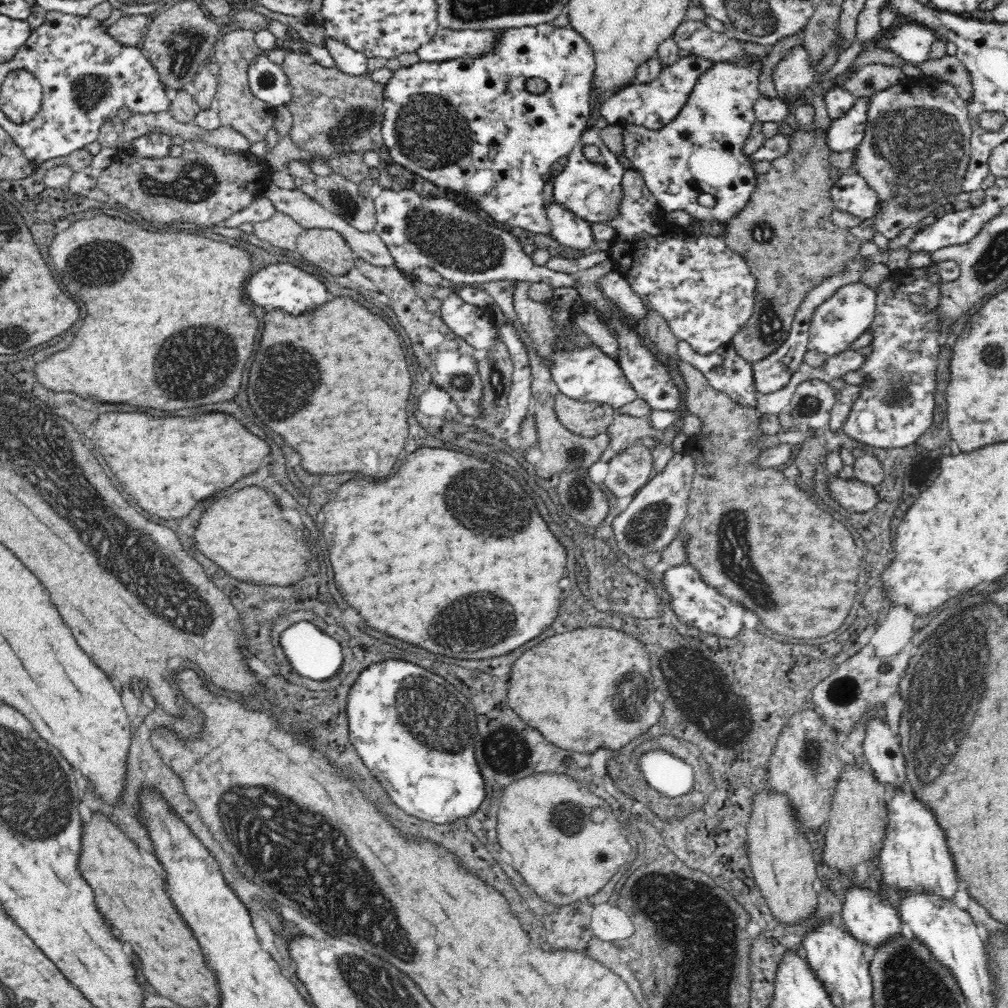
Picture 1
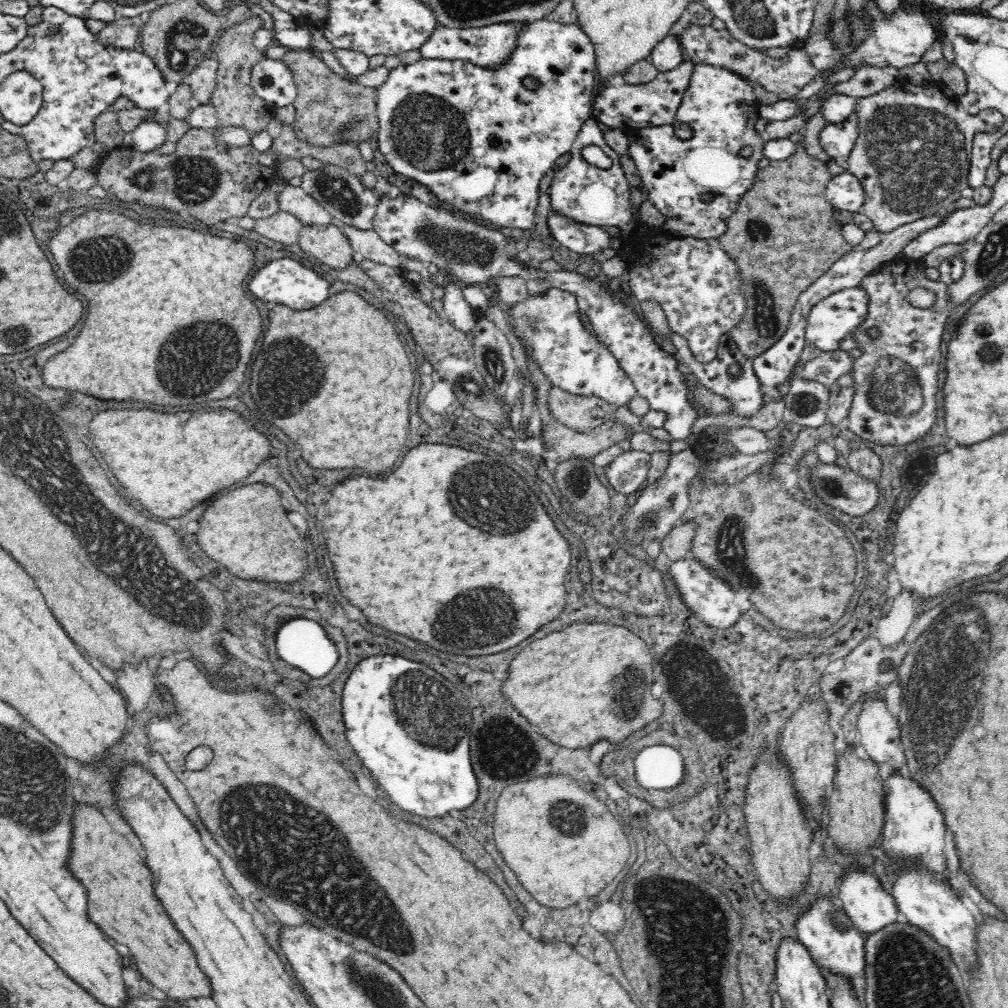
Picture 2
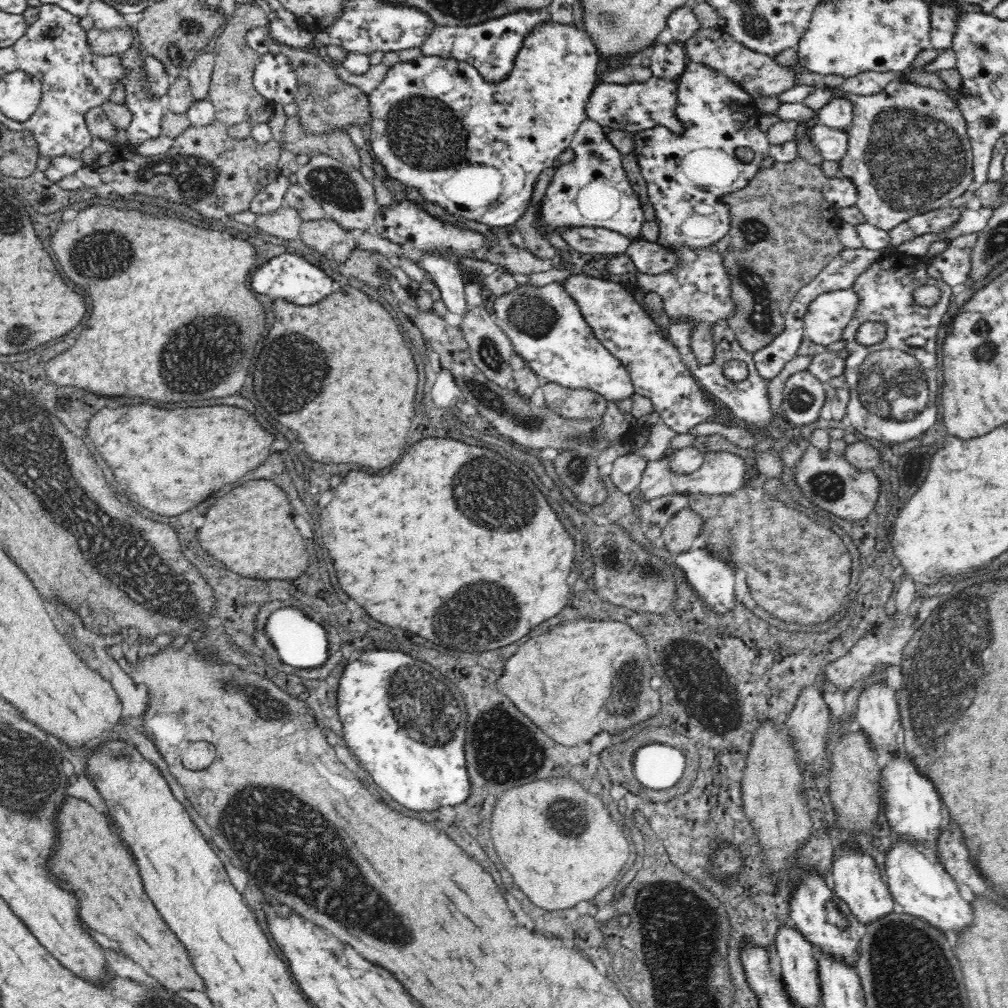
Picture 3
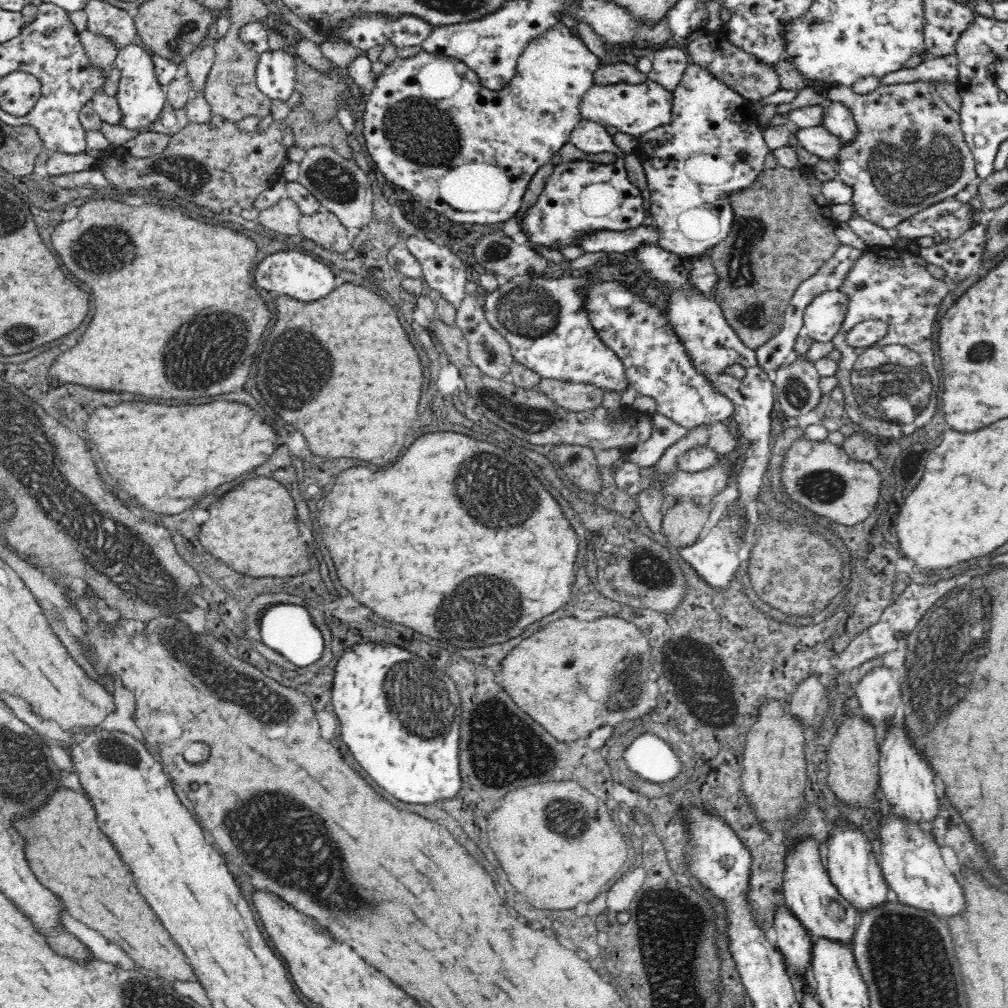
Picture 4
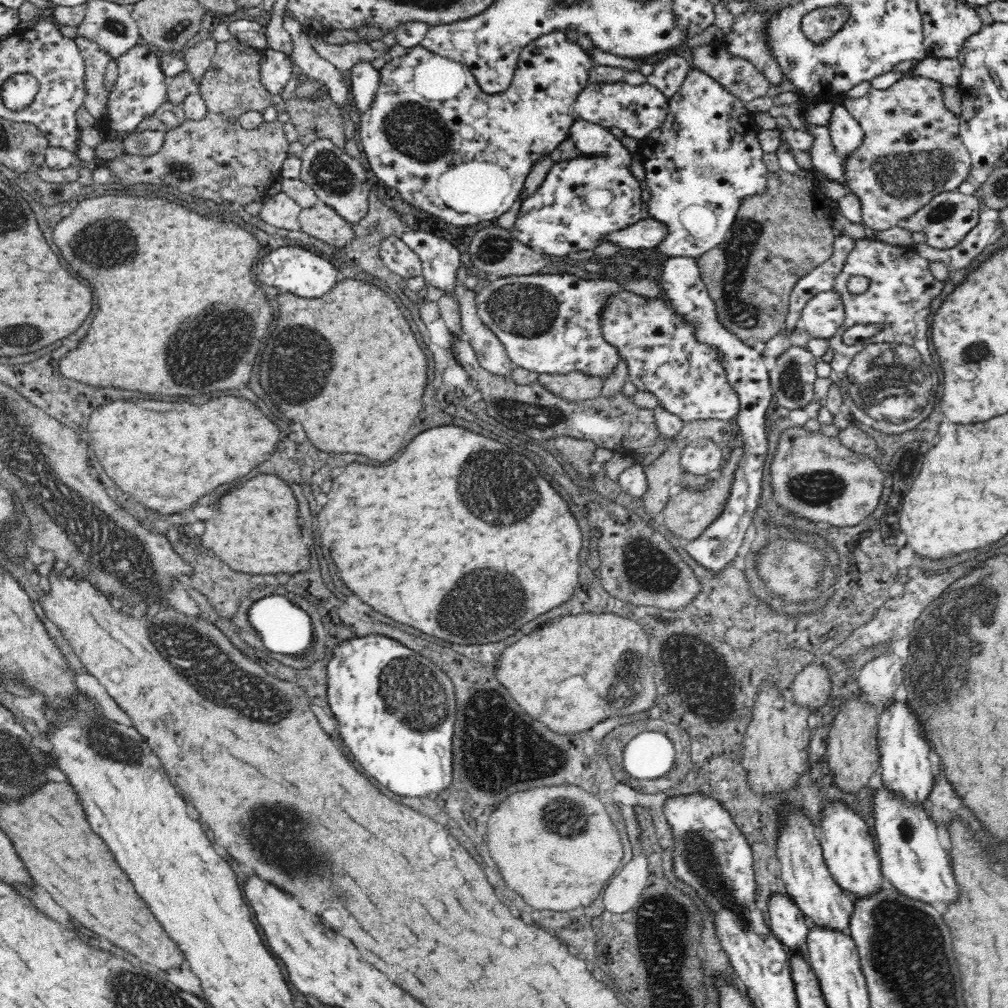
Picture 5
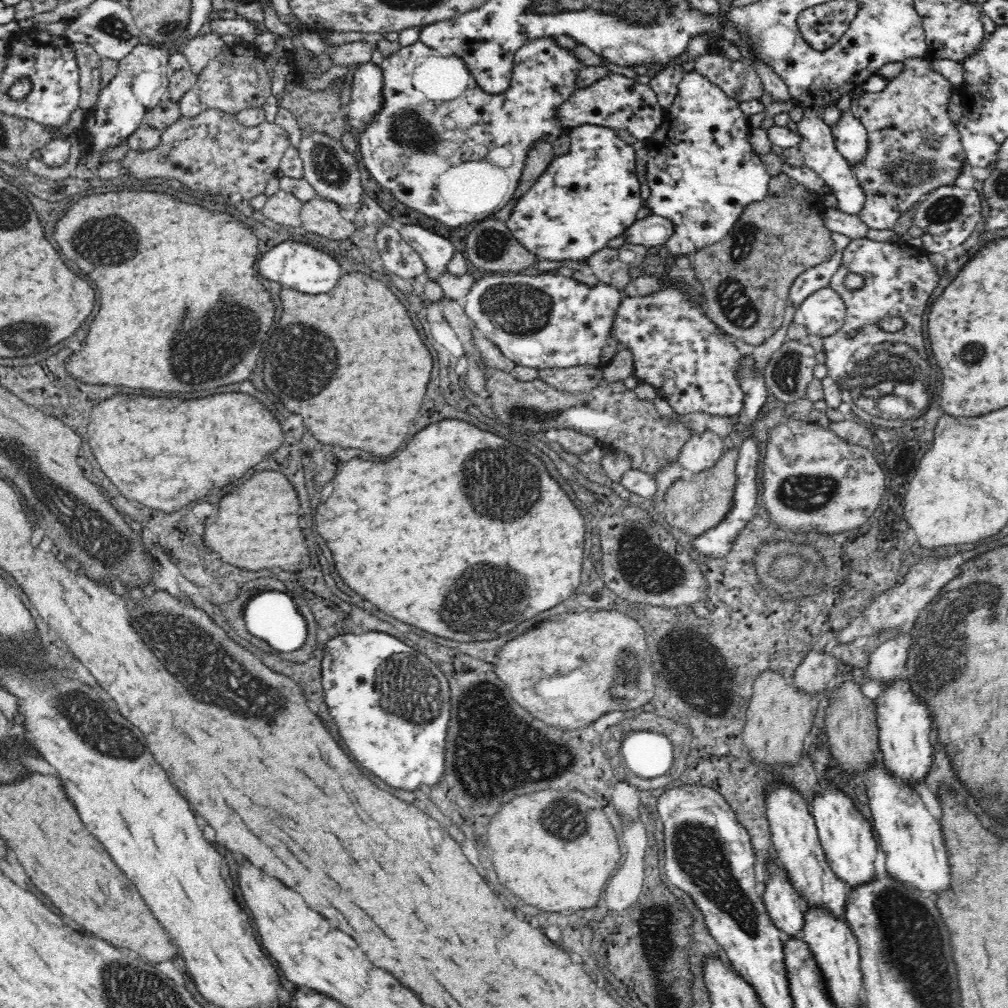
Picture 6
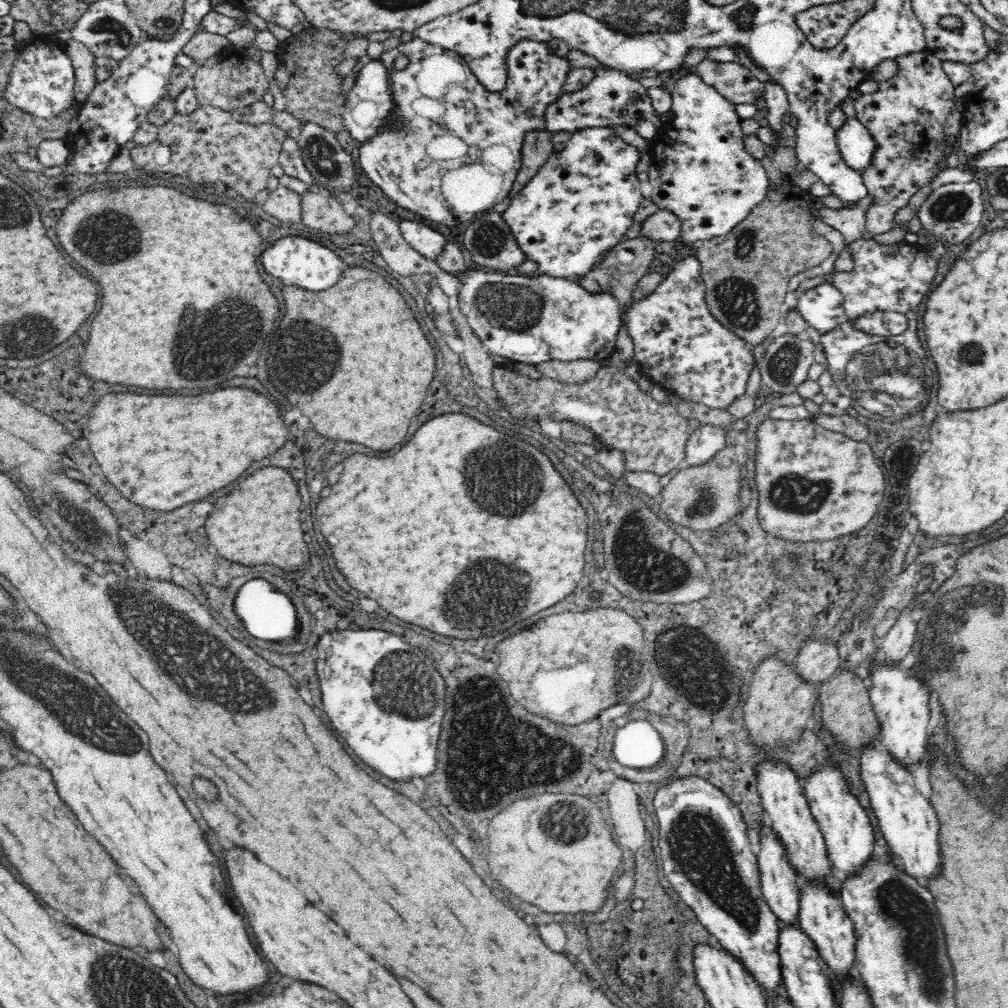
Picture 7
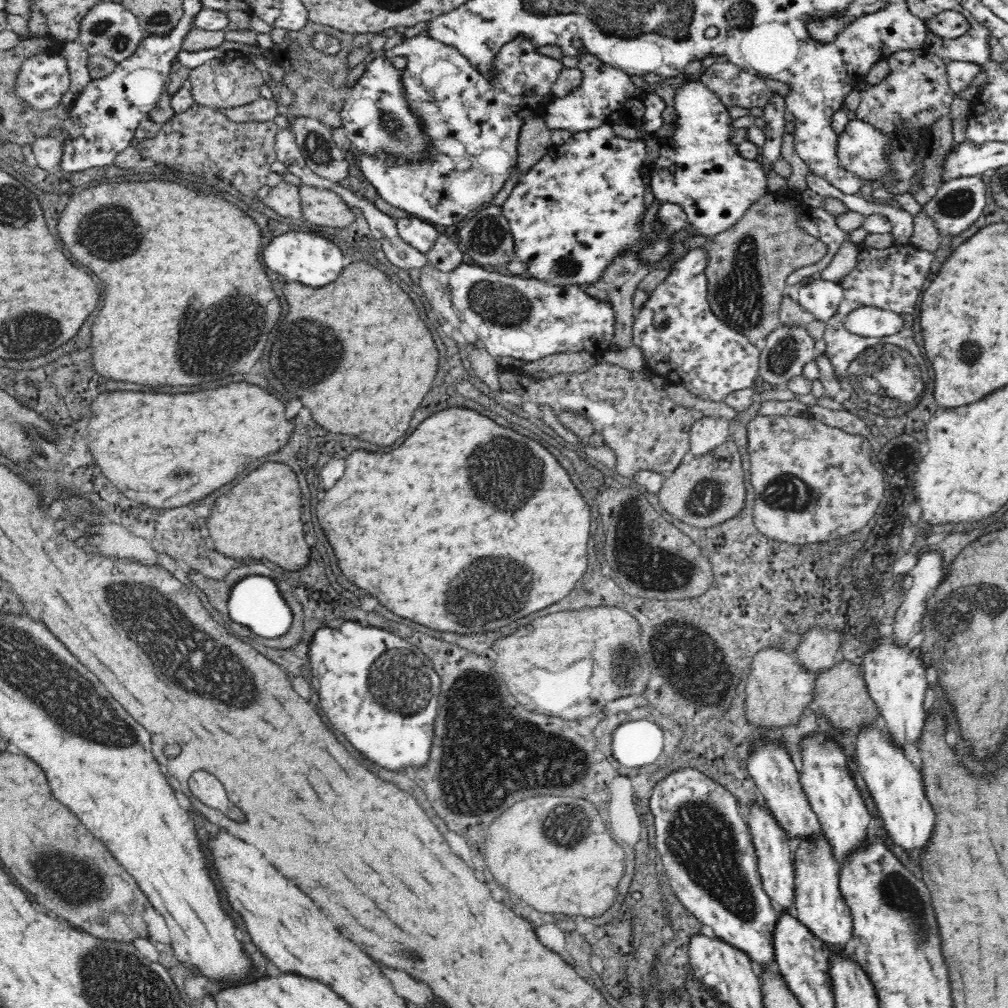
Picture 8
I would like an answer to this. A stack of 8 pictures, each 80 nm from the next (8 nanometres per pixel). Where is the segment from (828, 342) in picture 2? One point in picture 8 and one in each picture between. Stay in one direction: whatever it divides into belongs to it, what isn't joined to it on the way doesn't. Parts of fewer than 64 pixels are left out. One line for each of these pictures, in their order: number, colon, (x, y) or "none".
3: (827, 317)
4: (823, 318)
5: (824, 314)
6: (824, 311)
7: (822, 307)
8: (821, 300)

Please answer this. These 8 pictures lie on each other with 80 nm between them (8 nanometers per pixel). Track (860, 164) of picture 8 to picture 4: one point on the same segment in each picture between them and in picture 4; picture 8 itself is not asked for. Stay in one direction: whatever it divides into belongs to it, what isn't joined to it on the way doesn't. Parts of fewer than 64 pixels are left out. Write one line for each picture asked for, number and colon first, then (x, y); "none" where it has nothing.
4: (836, 117)
5: (846, 133)
6: (850, 137)
7: (855, 143)

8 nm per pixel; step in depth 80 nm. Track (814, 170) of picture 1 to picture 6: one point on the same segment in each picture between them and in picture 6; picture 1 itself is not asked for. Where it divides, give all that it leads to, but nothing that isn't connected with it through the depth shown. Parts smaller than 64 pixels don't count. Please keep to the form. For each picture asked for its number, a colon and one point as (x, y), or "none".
2: (783, 236)
3: (778, 241)
4: (779, 237)
5: (777, 238)
6: (746, 276)

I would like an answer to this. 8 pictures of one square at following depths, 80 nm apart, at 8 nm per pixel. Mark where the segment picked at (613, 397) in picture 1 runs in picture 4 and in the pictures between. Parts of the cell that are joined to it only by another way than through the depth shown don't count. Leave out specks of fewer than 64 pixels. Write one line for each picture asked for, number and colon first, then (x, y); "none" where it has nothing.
2: (578, 363)
3: (547, 329)
4: (544, 321)

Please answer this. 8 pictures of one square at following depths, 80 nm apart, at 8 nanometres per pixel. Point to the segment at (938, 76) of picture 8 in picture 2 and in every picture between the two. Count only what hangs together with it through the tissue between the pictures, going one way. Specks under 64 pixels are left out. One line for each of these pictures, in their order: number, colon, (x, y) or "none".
2: (913, 154)
3: (909, 152)
4: (909, 152)
5: (912, 151)
6: (914, 147)
7: (906, 116)

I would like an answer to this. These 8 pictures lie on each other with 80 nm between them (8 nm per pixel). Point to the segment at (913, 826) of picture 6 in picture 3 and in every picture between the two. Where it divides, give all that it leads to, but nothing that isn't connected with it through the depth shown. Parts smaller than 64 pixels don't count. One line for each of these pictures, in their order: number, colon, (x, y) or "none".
3: (917, 880)
4: (910, 859)
5: (912, 859)

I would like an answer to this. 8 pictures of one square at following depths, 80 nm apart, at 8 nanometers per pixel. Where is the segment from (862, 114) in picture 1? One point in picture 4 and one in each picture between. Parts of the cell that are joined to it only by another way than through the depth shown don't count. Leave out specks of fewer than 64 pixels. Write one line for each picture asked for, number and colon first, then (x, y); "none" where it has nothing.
2: (838, 140)
3: (832, 143)
4: (818, 140)

